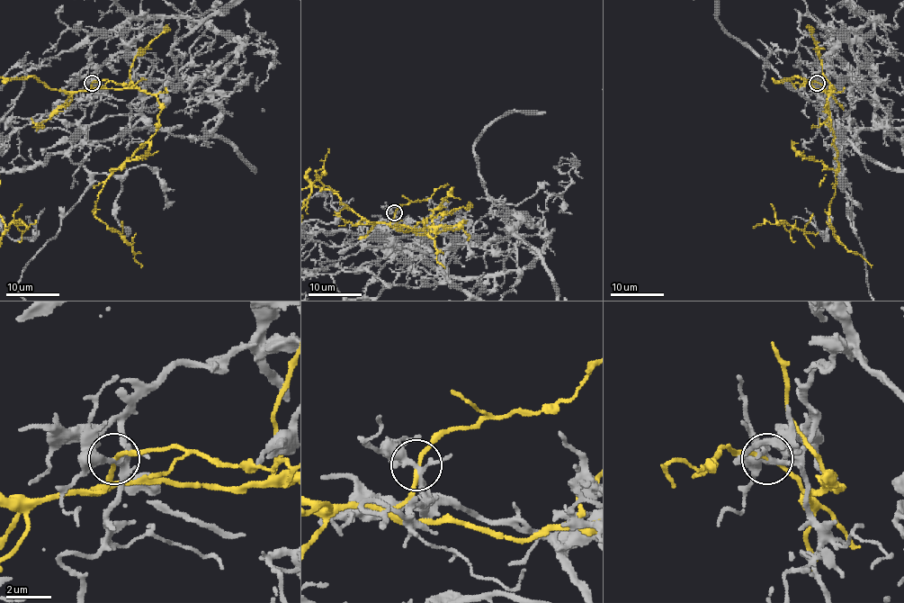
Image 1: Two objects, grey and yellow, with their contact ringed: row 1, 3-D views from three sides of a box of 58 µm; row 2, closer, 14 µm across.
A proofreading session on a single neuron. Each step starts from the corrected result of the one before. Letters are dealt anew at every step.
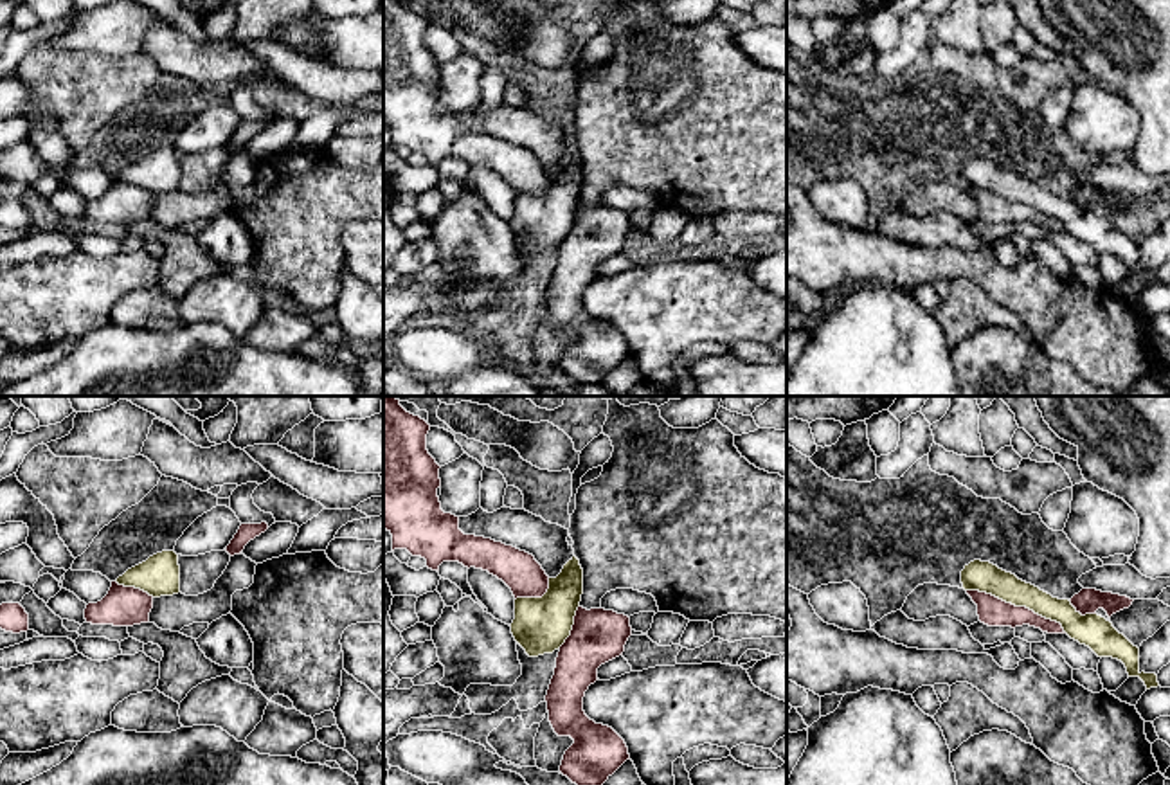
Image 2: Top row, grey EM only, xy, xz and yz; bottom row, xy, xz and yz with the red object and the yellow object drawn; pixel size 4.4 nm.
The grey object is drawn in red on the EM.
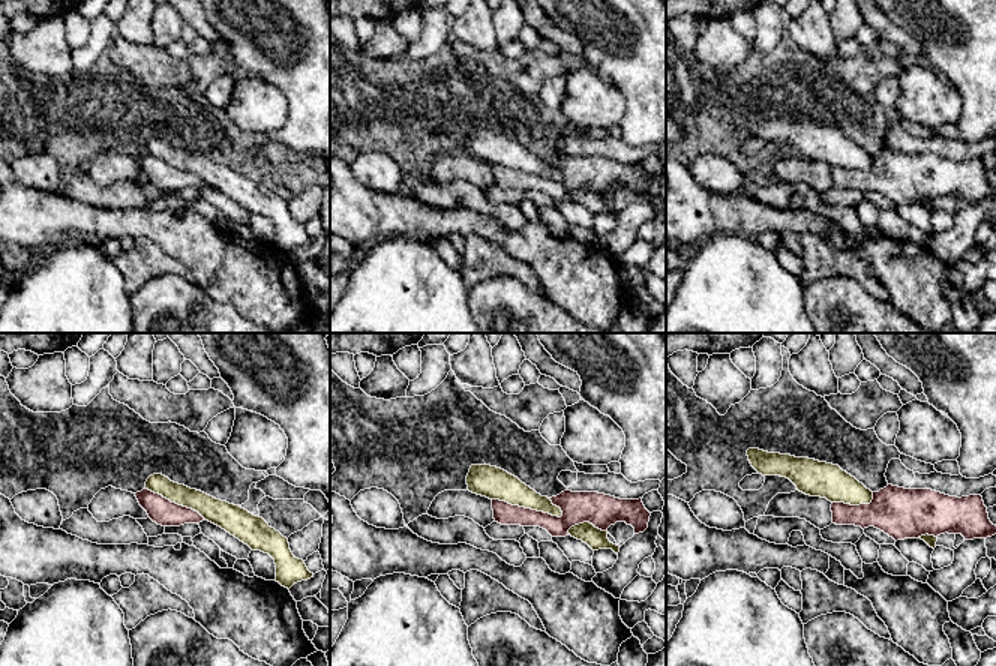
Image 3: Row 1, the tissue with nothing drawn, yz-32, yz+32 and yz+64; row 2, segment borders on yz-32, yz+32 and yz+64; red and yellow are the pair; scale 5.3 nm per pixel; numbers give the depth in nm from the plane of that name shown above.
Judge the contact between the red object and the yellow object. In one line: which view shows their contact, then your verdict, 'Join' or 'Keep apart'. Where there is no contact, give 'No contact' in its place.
Touches red in yz. Keep apart

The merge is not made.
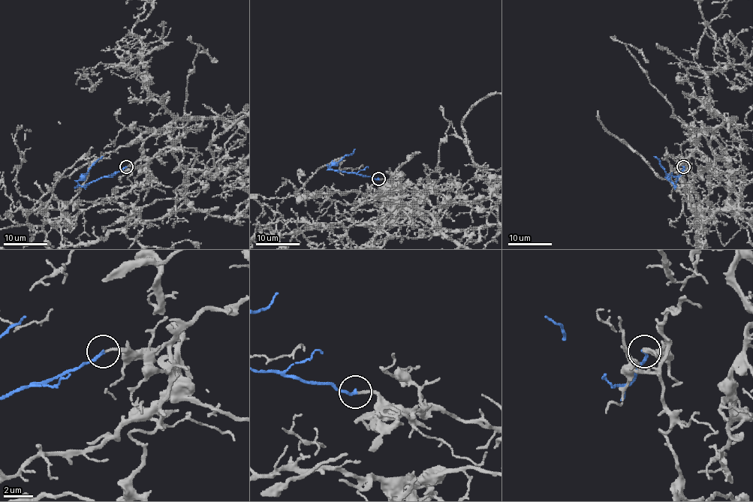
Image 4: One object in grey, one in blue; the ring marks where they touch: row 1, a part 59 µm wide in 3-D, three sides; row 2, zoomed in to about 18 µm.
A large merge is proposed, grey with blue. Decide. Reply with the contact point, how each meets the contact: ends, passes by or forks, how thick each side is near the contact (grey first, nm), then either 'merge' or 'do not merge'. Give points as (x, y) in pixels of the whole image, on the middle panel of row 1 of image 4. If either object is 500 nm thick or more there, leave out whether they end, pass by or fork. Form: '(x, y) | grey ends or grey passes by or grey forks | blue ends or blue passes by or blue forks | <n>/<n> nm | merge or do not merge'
(378, 178) | grey ends | blue ends | 170/200 nm | merge

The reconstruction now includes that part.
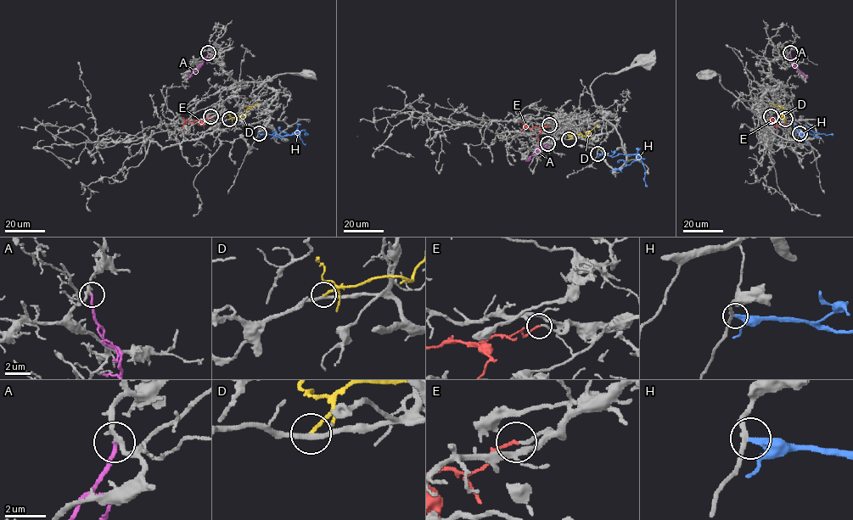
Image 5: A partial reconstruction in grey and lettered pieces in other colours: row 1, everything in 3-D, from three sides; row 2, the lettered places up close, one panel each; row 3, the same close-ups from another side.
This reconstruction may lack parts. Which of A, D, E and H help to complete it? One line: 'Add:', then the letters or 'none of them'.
Add: E

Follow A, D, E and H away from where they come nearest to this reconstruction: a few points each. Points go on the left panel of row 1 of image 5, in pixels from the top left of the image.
A: (208, 53), (203, 64), (186, 78)
D: (230, 119), (243, 116), (247, 109), (259, 103)
E: (210, 116), (200, 121), (186, 121), (182, 128)
H: (259, 133), (287, 136), (299, 132), (271, 139)

